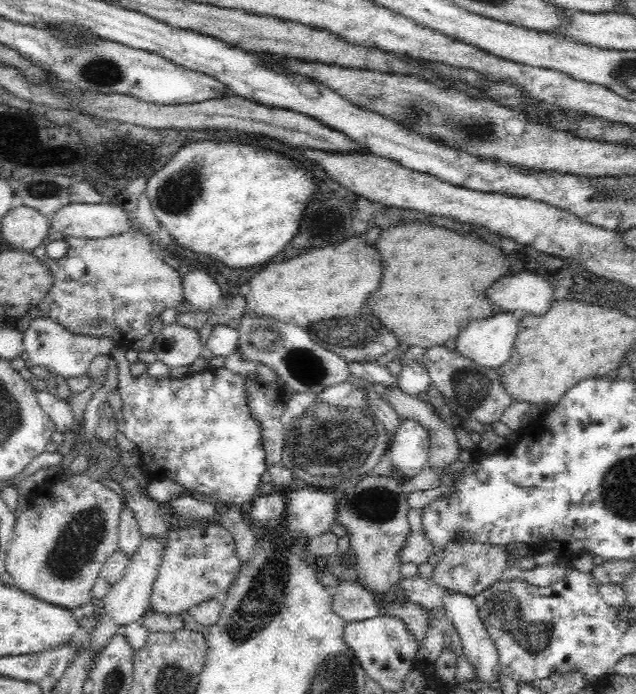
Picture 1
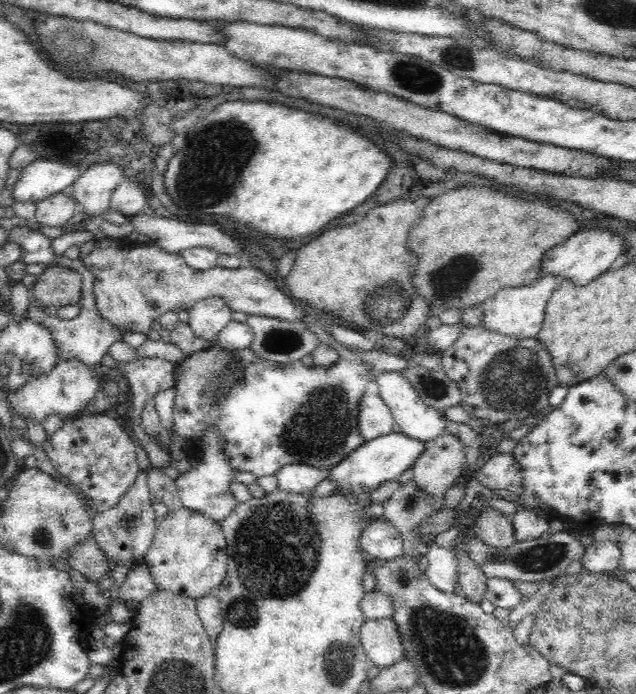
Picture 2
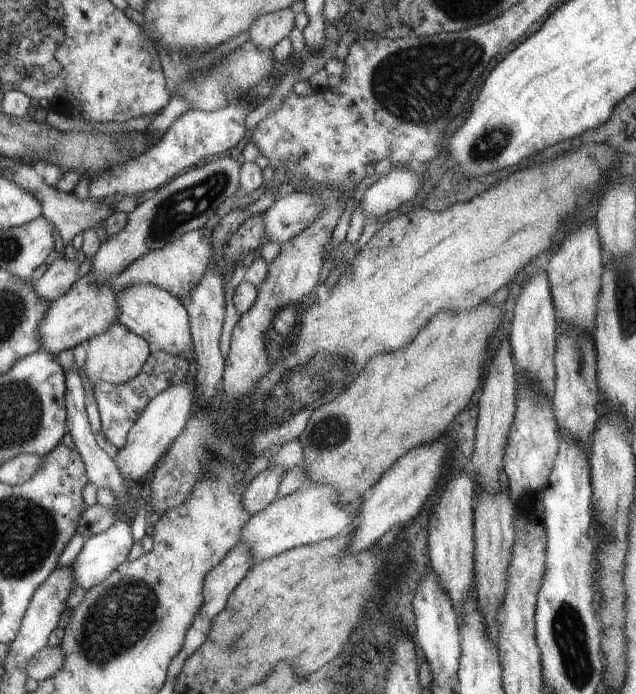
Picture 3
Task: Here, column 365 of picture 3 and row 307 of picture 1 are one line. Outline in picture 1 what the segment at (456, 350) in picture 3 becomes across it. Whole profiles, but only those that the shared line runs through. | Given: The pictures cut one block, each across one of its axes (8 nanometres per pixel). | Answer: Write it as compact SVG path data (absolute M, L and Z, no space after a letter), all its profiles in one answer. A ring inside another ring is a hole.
M406 223L382 230L374 248L382 258L384 270L378 290L370 292L364 308L382 322L399 344L443 346L447 340L454 340L469 322L494 314L485 292L506 274L508 264L498 250L488 243L482 244L479 238L458 236L436 225Z

